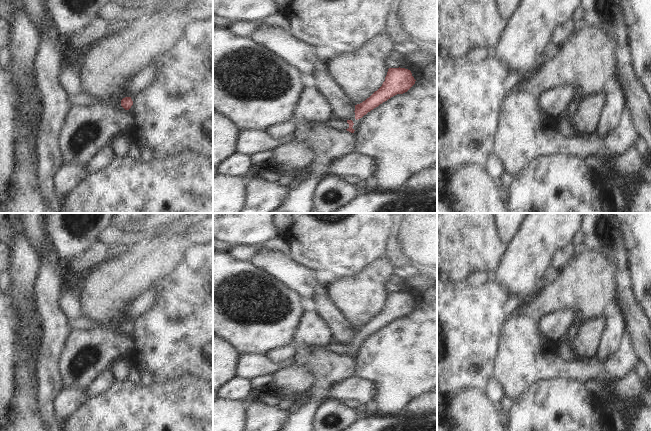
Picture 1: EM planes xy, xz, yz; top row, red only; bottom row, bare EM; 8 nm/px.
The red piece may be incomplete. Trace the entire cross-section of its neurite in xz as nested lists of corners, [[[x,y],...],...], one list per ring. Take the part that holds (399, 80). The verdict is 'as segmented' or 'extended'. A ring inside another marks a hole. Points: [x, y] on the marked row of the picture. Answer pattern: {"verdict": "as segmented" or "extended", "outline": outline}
{"verdict": "extended", "outline": [[[400,67],[389,68],[382,86],[365,101],[355,105],[355,111],[349,120],[330,118],[325,122],[319,123],[319,125],[354,133],[364,115],[391,97],[407,92],[415,84],[415,81],[410,70]]]}

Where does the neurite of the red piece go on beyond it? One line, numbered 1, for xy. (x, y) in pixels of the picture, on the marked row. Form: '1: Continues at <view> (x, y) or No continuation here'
1: No continuation here

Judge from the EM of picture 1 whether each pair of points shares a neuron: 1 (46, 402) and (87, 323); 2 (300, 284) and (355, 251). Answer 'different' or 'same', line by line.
1: different
2: different

